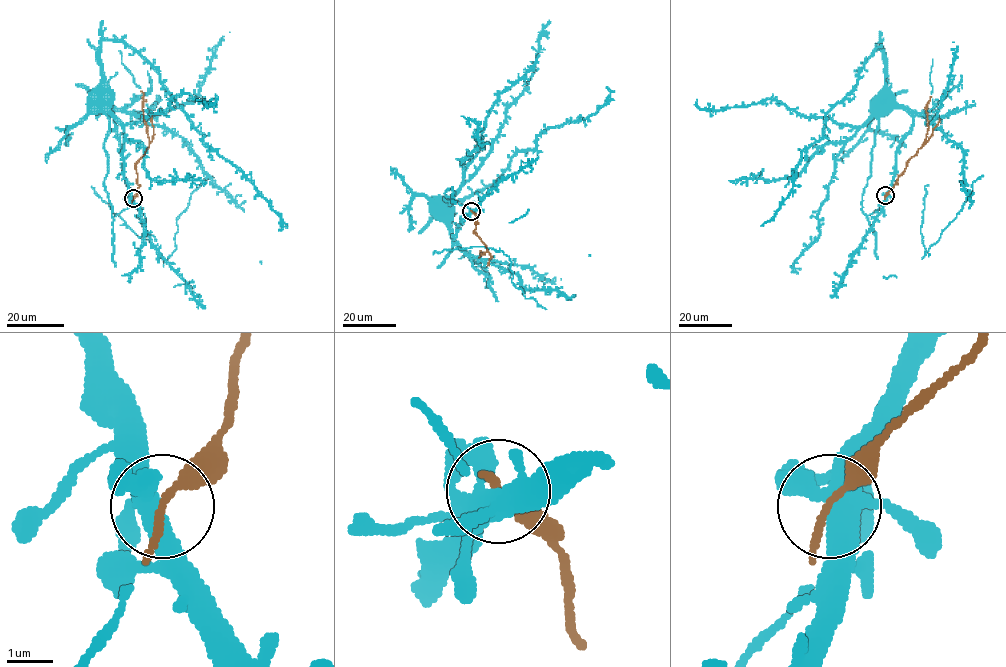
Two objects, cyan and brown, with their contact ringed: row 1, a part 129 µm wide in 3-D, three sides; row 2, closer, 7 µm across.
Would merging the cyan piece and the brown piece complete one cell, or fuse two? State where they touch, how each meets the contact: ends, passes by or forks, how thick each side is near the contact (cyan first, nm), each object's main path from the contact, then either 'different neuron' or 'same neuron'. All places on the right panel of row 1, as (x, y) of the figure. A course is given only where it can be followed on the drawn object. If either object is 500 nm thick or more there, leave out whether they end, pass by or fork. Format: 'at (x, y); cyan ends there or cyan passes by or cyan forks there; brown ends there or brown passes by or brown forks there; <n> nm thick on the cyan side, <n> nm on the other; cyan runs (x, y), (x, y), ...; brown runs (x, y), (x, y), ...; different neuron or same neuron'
at (885, 195); cyan forks there; brown passes by; 400 nm thick on the cyan side, 160 nm on the other; cyan runs (885, 195), (913, 117), (887, 87), (878, 49), (826, 115), (793, 189), (762, 226); brown runs (885, 195), (926, 137), (926, 105), (931, 96); same neuron

